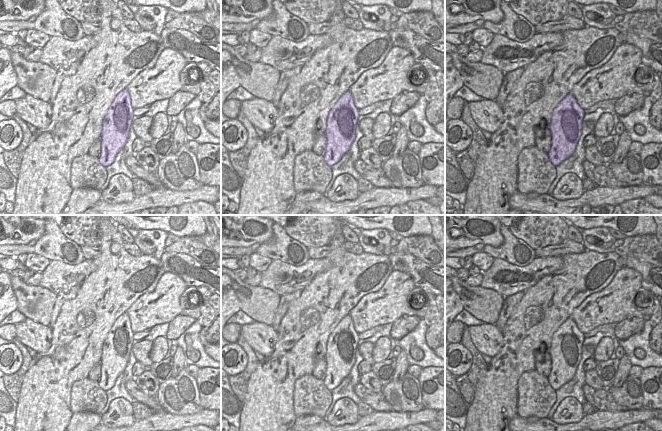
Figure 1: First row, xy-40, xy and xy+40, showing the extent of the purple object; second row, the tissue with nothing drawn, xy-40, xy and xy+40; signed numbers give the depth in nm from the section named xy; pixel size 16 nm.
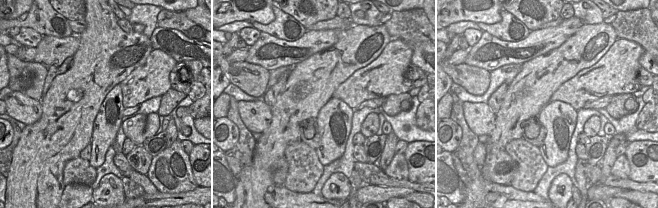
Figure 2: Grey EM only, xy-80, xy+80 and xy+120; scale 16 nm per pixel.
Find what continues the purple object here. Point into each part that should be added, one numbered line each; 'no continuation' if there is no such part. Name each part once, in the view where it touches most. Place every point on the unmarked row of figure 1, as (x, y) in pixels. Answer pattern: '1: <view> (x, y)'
no continuation

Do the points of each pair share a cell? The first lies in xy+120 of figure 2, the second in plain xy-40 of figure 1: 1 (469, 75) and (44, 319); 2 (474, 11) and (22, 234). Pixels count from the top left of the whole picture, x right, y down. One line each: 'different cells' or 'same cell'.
1: same cell
2: same cell

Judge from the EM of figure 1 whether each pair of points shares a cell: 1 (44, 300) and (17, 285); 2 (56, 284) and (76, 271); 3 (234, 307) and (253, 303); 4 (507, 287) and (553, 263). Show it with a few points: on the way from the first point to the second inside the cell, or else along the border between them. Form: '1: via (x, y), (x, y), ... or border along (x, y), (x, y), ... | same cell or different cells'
1: via (37, 300), (24, 289) | same cell
2: via (59, 279), (64, 274), (71, 272) | same cell
3: border along (231, 284), (240, 309) | different cells
4: via (493, 275), (498, 270), (504, 268), (533, 270) | same cell

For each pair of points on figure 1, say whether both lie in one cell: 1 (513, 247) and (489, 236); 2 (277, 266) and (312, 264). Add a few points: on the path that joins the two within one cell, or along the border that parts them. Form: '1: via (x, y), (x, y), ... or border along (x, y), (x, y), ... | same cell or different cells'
1: border along (502, 225), (503, 242), (496, 247), (485, 245) | different cells
2: via (286, 270), (303, 270) | same cell

